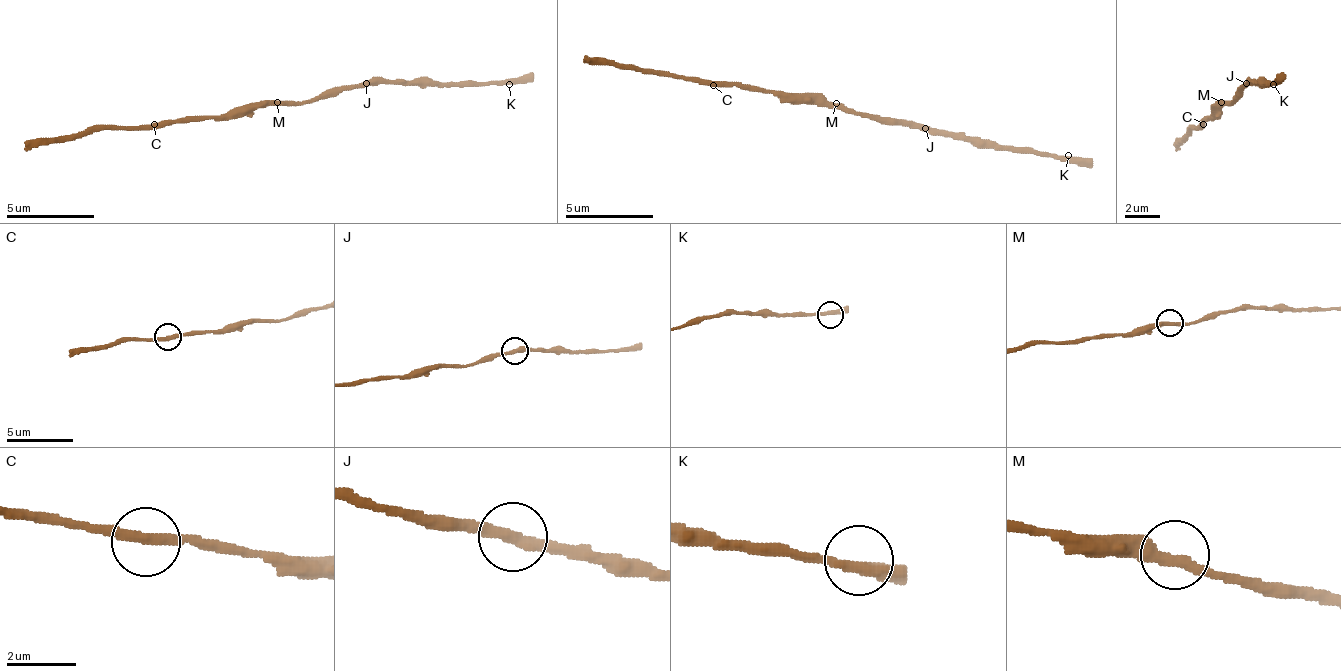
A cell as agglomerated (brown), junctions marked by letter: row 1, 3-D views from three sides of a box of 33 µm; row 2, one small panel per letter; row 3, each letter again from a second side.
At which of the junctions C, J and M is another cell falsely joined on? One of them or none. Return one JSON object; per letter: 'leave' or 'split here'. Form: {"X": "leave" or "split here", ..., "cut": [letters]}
{"C": "leave", "J": "leave", "M": "leave", "cut": []}

